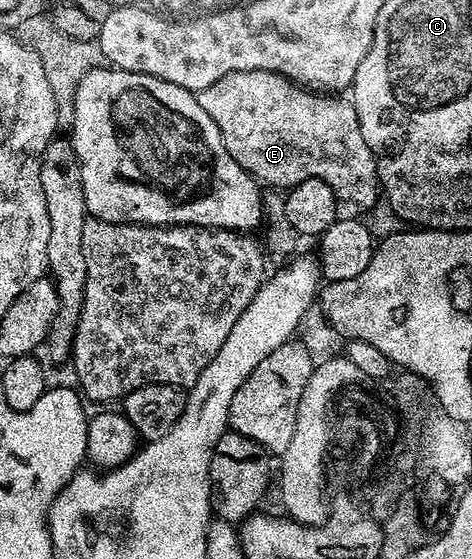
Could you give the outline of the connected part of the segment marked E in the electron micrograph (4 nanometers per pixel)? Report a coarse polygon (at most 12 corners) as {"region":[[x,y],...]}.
{"region":[[263,69],[197,90],[263,186],[380,201],[349,100]]}

